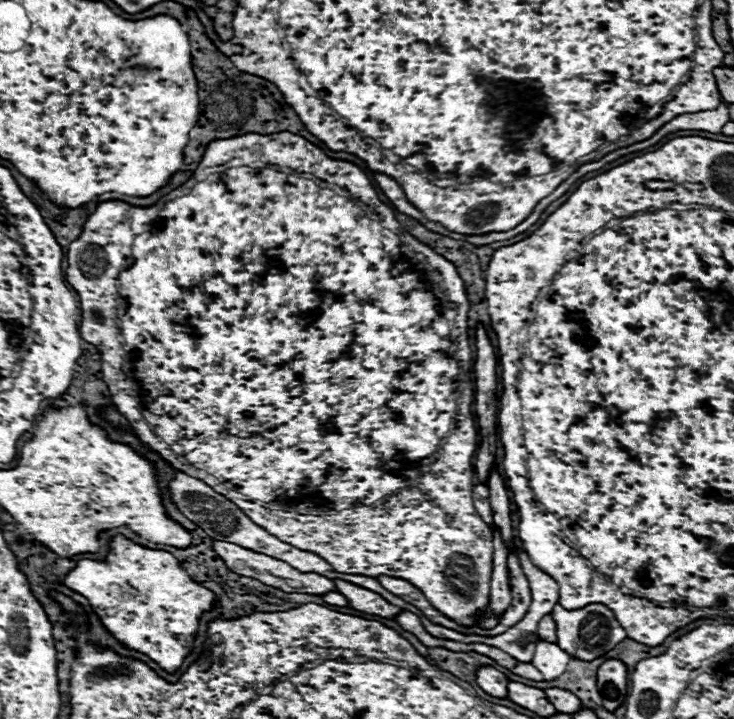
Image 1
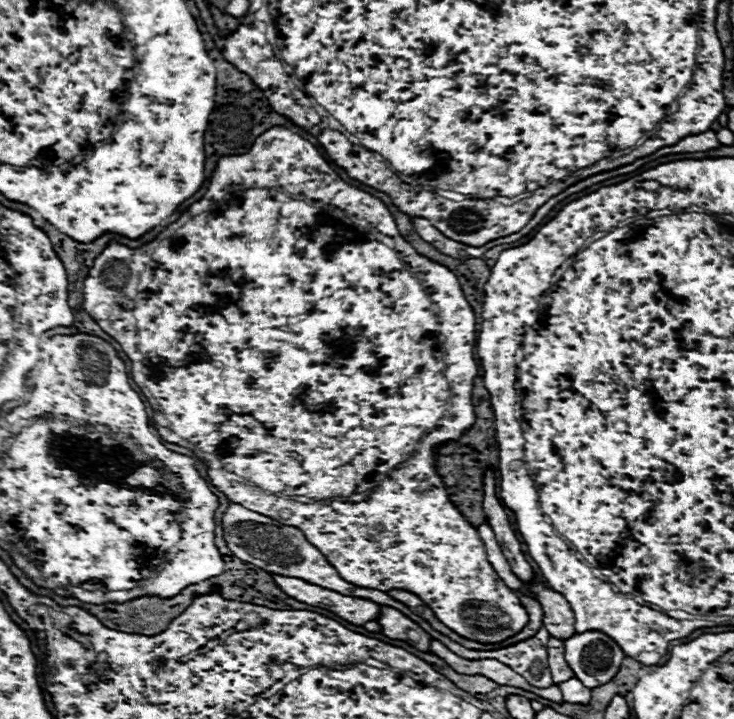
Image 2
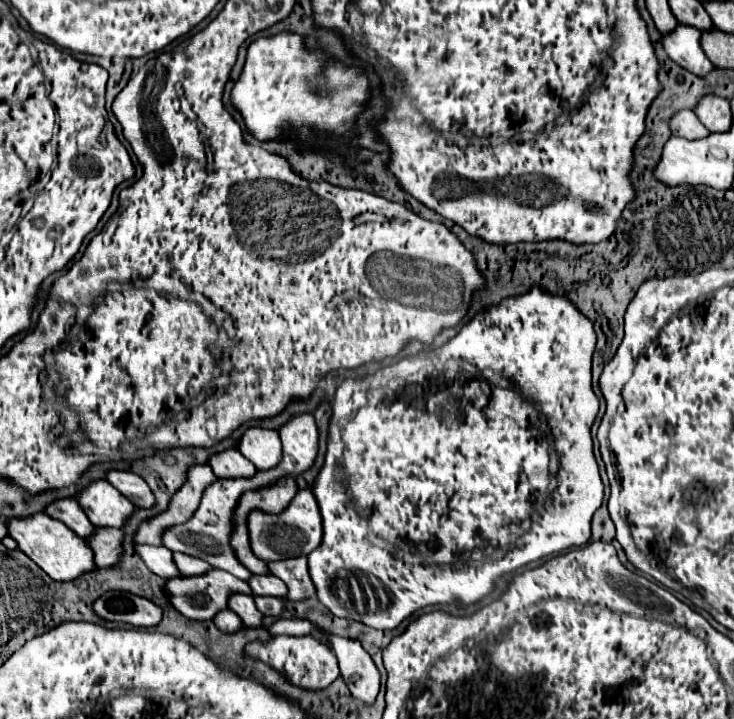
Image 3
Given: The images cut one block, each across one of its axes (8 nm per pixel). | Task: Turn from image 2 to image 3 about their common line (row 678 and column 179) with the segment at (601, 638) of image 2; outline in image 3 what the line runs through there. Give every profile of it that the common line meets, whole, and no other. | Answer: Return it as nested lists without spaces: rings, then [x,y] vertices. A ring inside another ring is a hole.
[[[210,570],[202,576],[186,576],[186,578],[172,578],[166,582],[166,590],[170,596],[170,602],[176,610],[180,610],[182,616],[190,620],[212,620],[218,612],[228,608],[228,598],[232,594],[248,594],[252,596],[252,590],[248,582],[224,572],[224,570]]]

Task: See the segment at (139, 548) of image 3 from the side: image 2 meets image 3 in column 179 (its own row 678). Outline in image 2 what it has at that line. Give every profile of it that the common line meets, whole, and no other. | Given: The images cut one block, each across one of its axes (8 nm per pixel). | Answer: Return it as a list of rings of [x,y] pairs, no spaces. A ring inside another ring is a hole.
[[[570,678],[566,682],[560,682],[558,688],[562,690],[562,698],[566,702],[586,702],[586,700],[590,700],[590,688],[586,688],[578,678]]]

